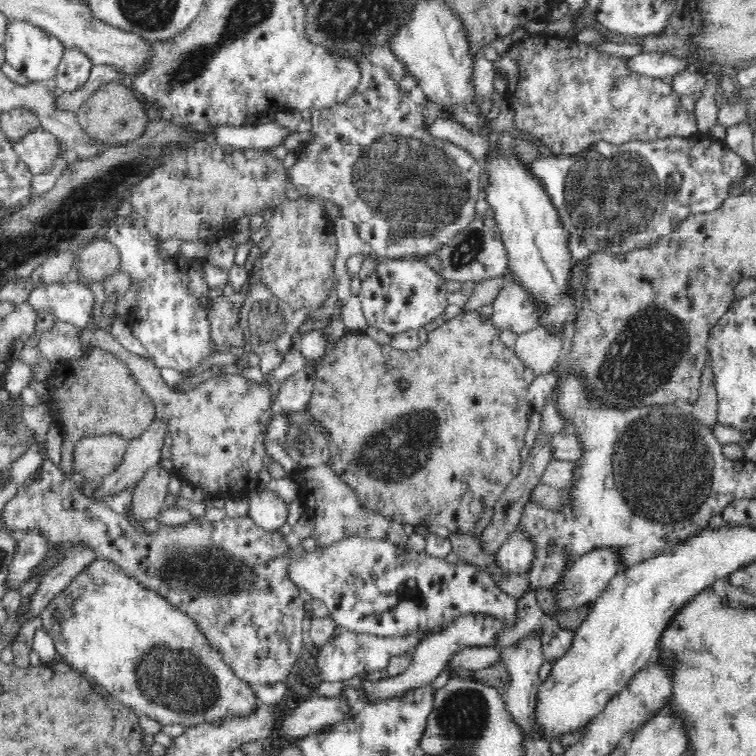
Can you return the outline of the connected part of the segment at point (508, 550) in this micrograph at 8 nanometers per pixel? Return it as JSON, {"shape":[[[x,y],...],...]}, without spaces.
{"shape":[[[518,524],[509,533],[508,538],[499,546],[496,552],[498,565],[504,573],[527,573],[532,568],[532,562],[538,556],[536,541],[532,539],[532,533]]]}

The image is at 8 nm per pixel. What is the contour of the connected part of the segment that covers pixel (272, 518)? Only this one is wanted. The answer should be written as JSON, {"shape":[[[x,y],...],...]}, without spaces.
{"shape":[[[253,489],[246,495],[249,505],[248,515],[267,531],[279,529],[288,522],[289,504],[274,492]]]}

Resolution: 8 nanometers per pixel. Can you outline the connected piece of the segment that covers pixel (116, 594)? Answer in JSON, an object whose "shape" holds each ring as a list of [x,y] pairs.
{"shape":[[[97,558],[94,562],[87,564],[65,589],[53,596],[36,616],[39,618],[40,630],[52,639],[57,658],[65,658],[65,661],[74,666],[89,680],[106,688],[115,699],[123,702],[125,706],[134,709],[138,714],[144,714],[151,719],[157,720],[160,725],[182,725],[184,728],[198,726],[198,724],[214,724],[230,716],[248,716],[254,712],[258,703],[254,697],[253,690],[246,682],[235,676],[233,670],[224,662],[219,653],[209,643],[209,640],[200,632],[197,624],[186,616],[181,610],[174,608],[164,597],[157,592],[148,590],[136,579],[128,576],[119,566],[108,559]]]}

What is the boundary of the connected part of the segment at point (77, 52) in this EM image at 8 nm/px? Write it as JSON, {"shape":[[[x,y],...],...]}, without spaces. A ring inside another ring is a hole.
{"shape":[[[80,47],[65,48],[52,84],[57,90],[74,90],[88,78],[92,65],[93,62]]]}

